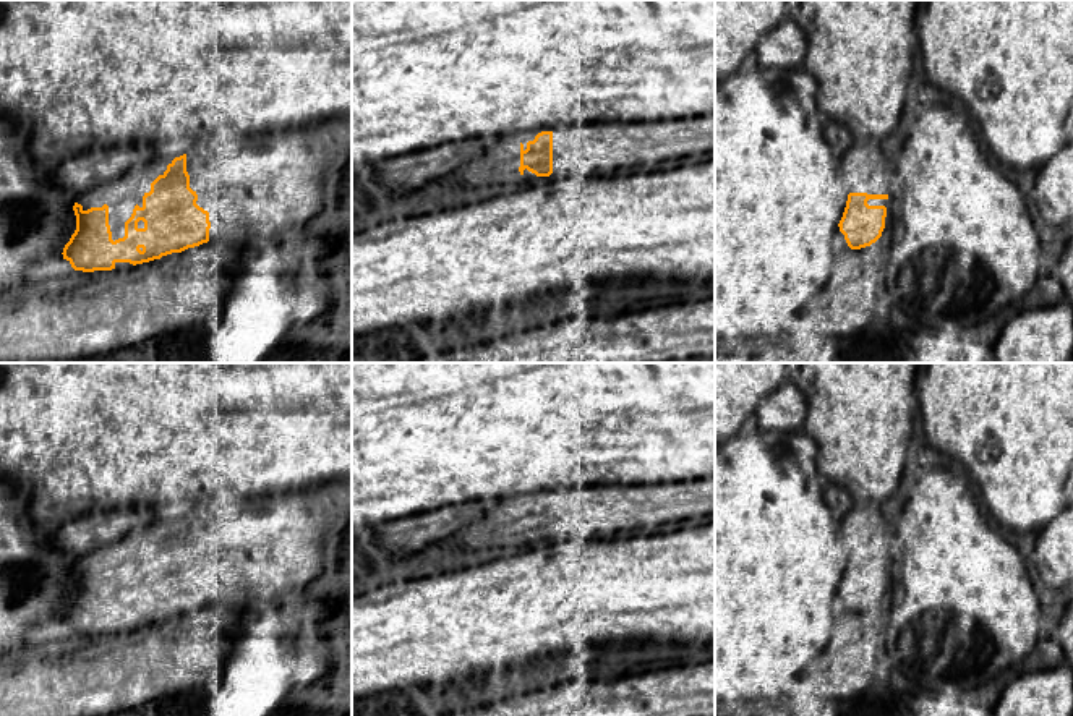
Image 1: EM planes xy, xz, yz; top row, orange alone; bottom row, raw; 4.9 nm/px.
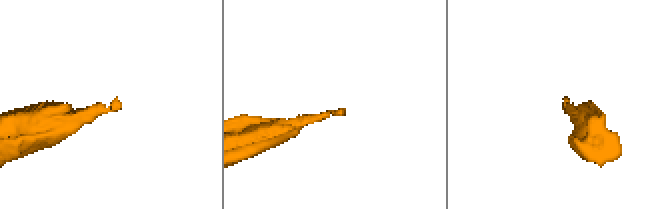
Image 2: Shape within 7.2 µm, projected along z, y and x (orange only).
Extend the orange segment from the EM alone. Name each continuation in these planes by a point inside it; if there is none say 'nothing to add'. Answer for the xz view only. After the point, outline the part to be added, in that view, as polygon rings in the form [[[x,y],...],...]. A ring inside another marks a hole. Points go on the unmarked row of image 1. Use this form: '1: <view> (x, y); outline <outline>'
1: xz (597, 512); outline [[[715,478],[588,486],[553,494],[553,536],[609,541],[632,526],[715,514]]]

